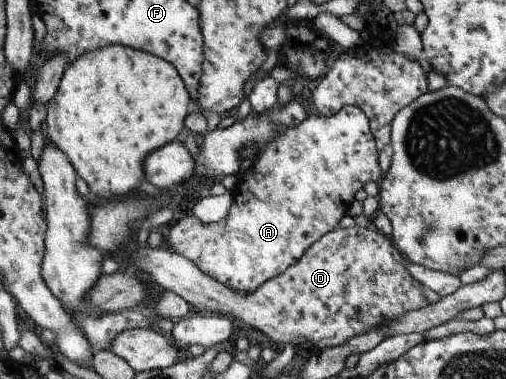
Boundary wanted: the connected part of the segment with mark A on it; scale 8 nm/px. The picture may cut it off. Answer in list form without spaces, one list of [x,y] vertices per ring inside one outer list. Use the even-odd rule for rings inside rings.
[[[354,105],[341,108],[336,114],[311,115],[304,122],[277,137],[256,156],[256,164],[246,173],[239,172],[238,187],[228,216],[213,223],[203,223],[193,214],[179,220],[168,232],[168,246],[191,260],[202,273],[238,292],[253,293],[266,281],[284,273],[326,234],[338,226],[348,212],[354,194],[367,182],[384,178],[379,163],[376,139],[369,117]]]

